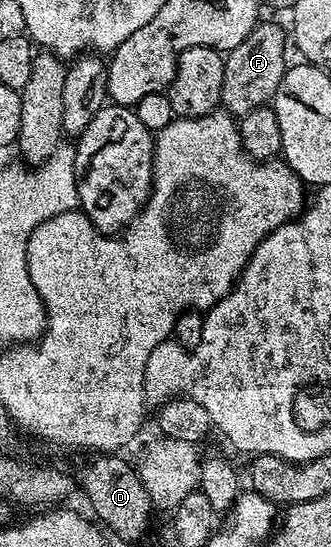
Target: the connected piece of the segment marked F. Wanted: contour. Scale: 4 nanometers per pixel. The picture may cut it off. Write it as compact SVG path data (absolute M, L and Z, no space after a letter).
M258 23L257 27L239 42L239 46L225 56L223 70L223 90L220 107L234 118L251 114L259 106L269 104L279 90L279 82L283 82L287 61L285 61L285 44L287 48L287 32L277 24Z

